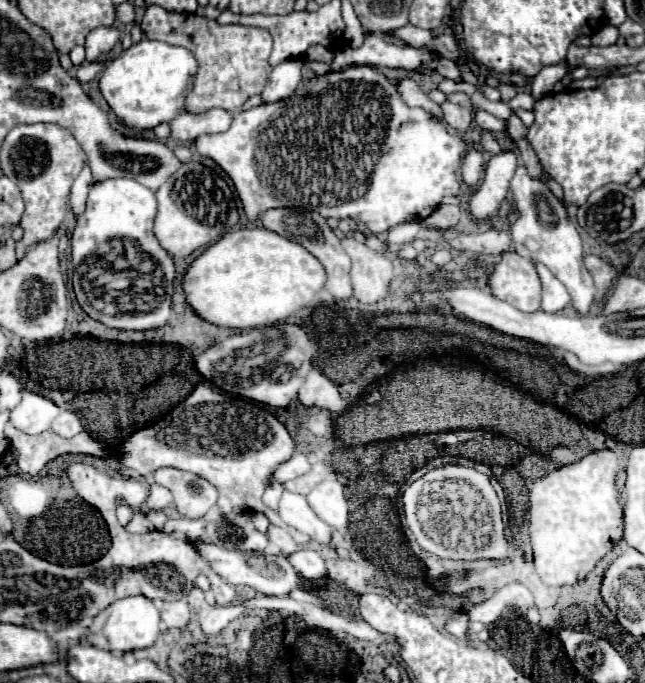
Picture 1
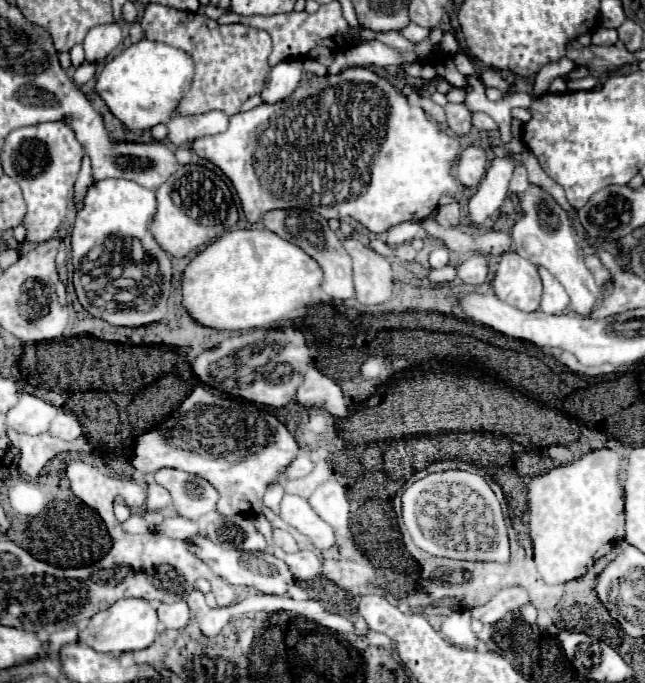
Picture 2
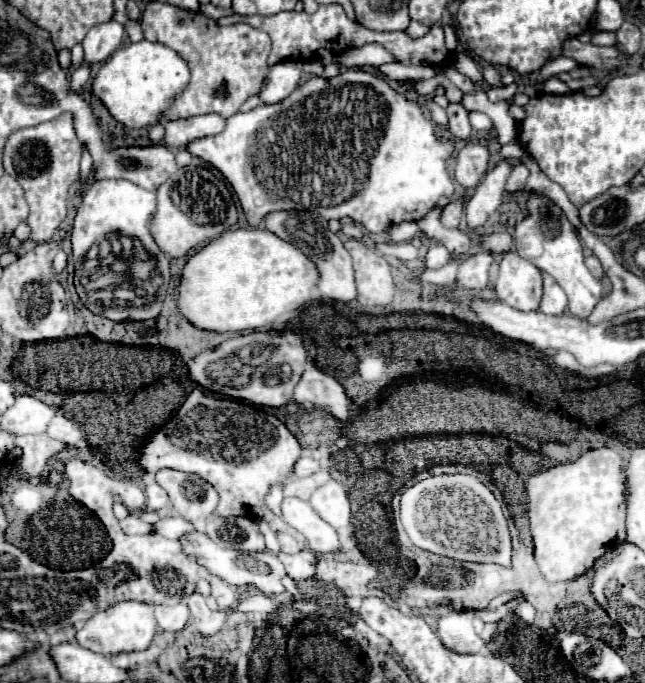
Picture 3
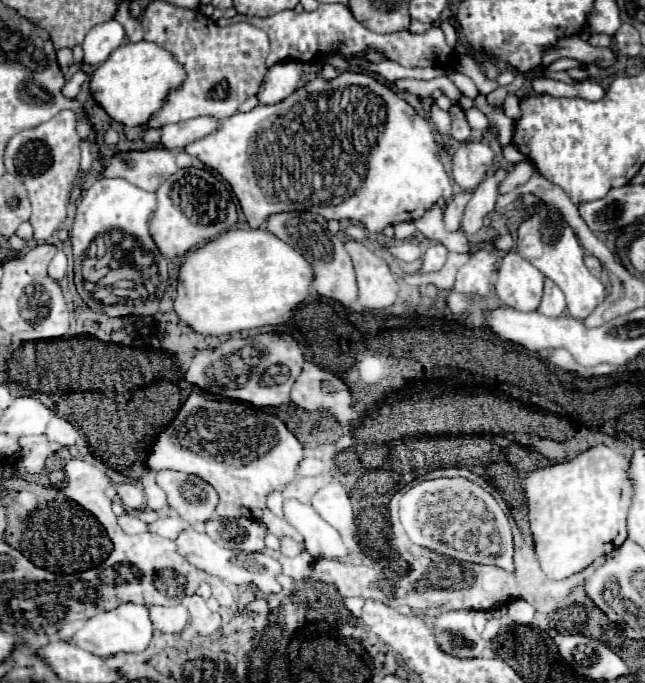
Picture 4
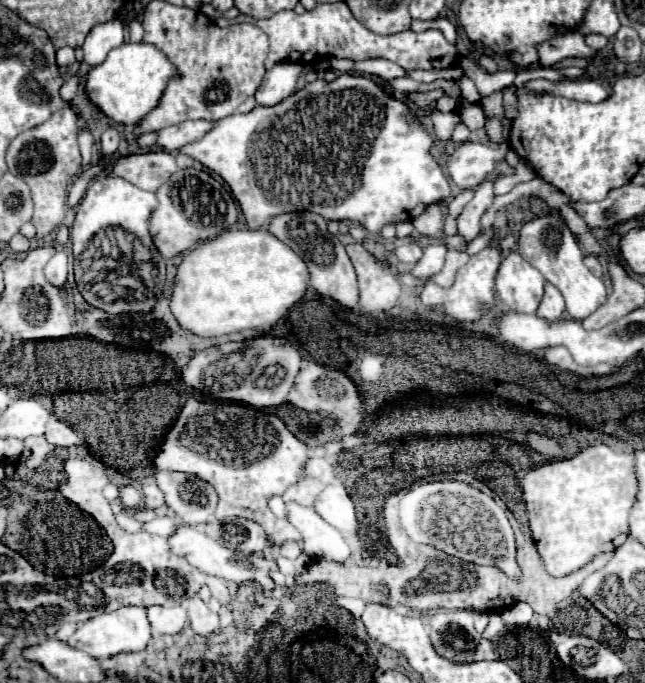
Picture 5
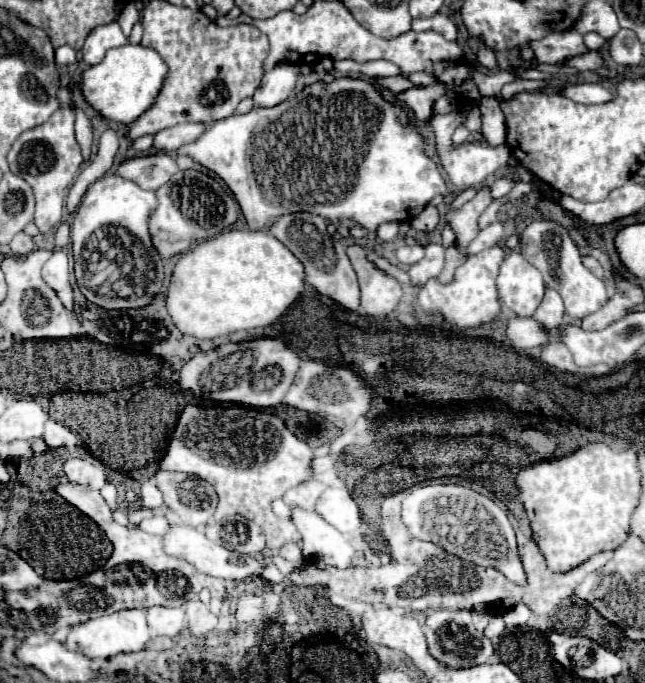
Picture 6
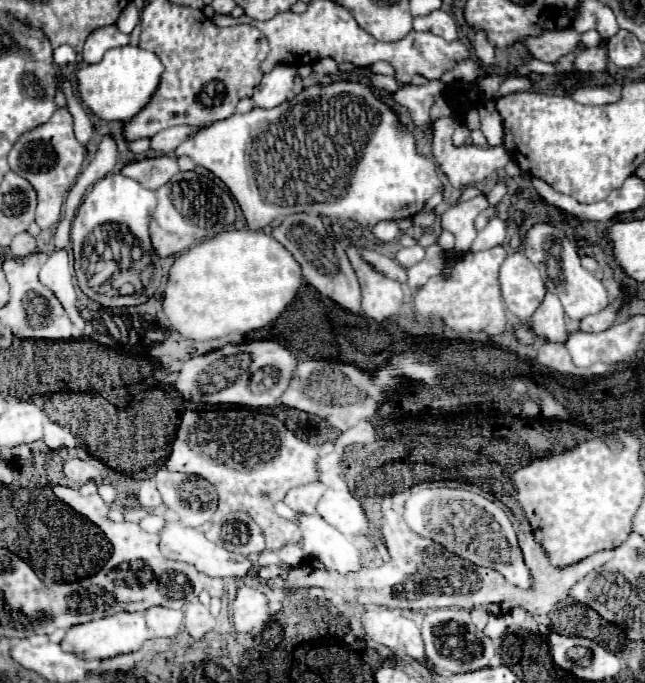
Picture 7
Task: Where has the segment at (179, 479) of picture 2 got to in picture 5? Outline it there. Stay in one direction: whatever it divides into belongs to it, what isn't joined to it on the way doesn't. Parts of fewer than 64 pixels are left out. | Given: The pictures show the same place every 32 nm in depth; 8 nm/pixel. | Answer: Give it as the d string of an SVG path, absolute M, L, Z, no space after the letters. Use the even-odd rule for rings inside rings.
M160 470L156 472L156 484L166 494L166 504L186 524L208 522L214 516L218 502L216 490L198 476Z

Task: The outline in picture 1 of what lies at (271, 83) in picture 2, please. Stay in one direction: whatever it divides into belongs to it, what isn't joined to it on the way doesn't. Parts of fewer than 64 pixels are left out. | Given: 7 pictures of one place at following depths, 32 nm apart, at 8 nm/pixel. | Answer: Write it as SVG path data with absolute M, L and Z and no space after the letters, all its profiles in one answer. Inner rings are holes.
M286 60L278 66L274 66L270 80L262 92L264 102L278 102L288 96L298 88L302 80L302 62L300 60Z

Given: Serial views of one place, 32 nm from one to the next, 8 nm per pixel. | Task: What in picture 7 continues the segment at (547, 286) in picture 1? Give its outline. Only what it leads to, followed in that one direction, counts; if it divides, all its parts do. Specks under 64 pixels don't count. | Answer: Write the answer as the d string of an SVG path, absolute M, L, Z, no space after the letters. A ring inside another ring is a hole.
M546 292L544 302L538 306L530 322L534 324L534 332L548 342L562 344L568 338L568 328L564 322L564 308L554 292Z

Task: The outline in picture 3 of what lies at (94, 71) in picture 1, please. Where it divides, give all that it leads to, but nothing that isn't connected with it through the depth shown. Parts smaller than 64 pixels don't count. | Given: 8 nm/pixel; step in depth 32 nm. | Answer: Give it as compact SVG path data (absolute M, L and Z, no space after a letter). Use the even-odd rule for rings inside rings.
M82 64L80 68L76 68L76 72L70 78L70 90L72 92L80 92L82 86L90 80L90 74L92 74L92 68L88 64Z

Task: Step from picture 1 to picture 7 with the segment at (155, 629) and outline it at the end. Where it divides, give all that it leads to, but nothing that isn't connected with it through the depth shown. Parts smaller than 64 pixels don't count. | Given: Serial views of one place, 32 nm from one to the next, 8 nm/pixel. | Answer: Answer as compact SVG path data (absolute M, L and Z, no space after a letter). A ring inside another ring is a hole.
M118 612L100 620L92 620L86 624L75 625L66 633L61 647L66 652L76 652L80 656L86 654L88 660L104 660L126 652L136 652L148 640L148 626L142 612Z

